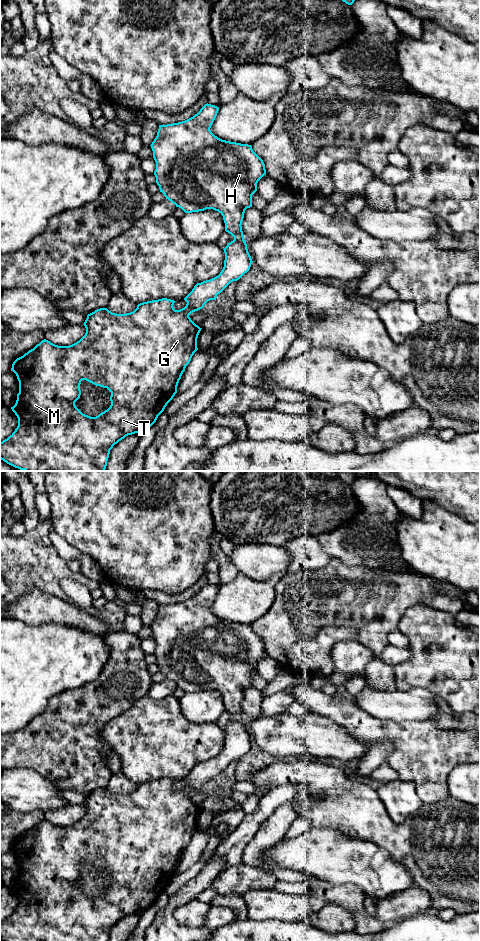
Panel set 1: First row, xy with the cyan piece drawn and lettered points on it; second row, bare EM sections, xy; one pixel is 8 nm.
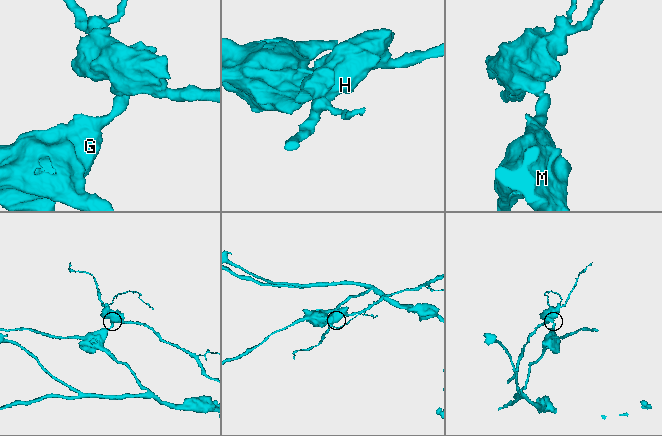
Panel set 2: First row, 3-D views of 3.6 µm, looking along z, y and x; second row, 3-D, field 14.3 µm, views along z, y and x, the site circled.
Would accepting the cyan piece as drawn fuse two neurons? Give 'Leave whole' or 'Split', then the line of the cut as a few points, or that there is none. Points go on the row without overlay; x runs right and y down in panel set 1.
Split. Split along xy (234, 718), (243, 719)

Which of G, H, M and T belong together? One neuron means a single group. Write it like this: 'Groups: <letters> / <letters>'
Groups: G M T / H

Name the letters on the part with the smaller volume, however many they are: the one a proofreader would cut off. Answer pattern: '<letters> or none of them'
H

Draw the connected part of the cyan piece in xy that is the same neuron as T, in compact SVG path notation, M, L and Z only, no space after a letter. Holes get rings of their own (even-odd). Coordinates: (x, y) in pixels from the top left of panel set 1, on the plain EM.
M234 719L228 723L223 730L225 733L225 740L224 747L220 754L210 760L197 763L192 771L184 778L187 782L184 788L175 790L173 787L175 781L167 778L140 783L133 792L126 794L116 794L112 793L107 788L100 788L87 795L87 798L83 804L86 808L86 813L76 823L69 826L58 826L44 819L33 829L17 838L12 844L11 851L16 854L19 861L19 873L17 874L16 883L13 887L11 887L11 889L18 898L18 906L7 919L0 922L0 939L3 941L108 941L110 930L115 924L128 915L135 913L140 914L150 908L177 873L179 860L181 859L186 846L191 841L192 836L198 830L197 818L202 808L196 805L191 800L189 795L202 789L208 781L216 780L217 775L220 774L231 762L239 760L250 750L253 741L248 732L246 720ZM82 860L86 860L96 866L107 868L111 872L110 887L96 897L90 897L83 894L75 885L75 882L81 875L80 864Z

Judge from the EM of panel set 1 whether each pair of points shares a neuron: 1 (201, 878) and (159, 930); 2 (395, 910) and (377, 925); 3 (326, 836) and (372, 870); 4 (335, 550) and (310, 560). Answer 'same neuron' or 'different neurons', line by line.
1: same neuron
2: different neurons
3: same neuron
4: different neurons

